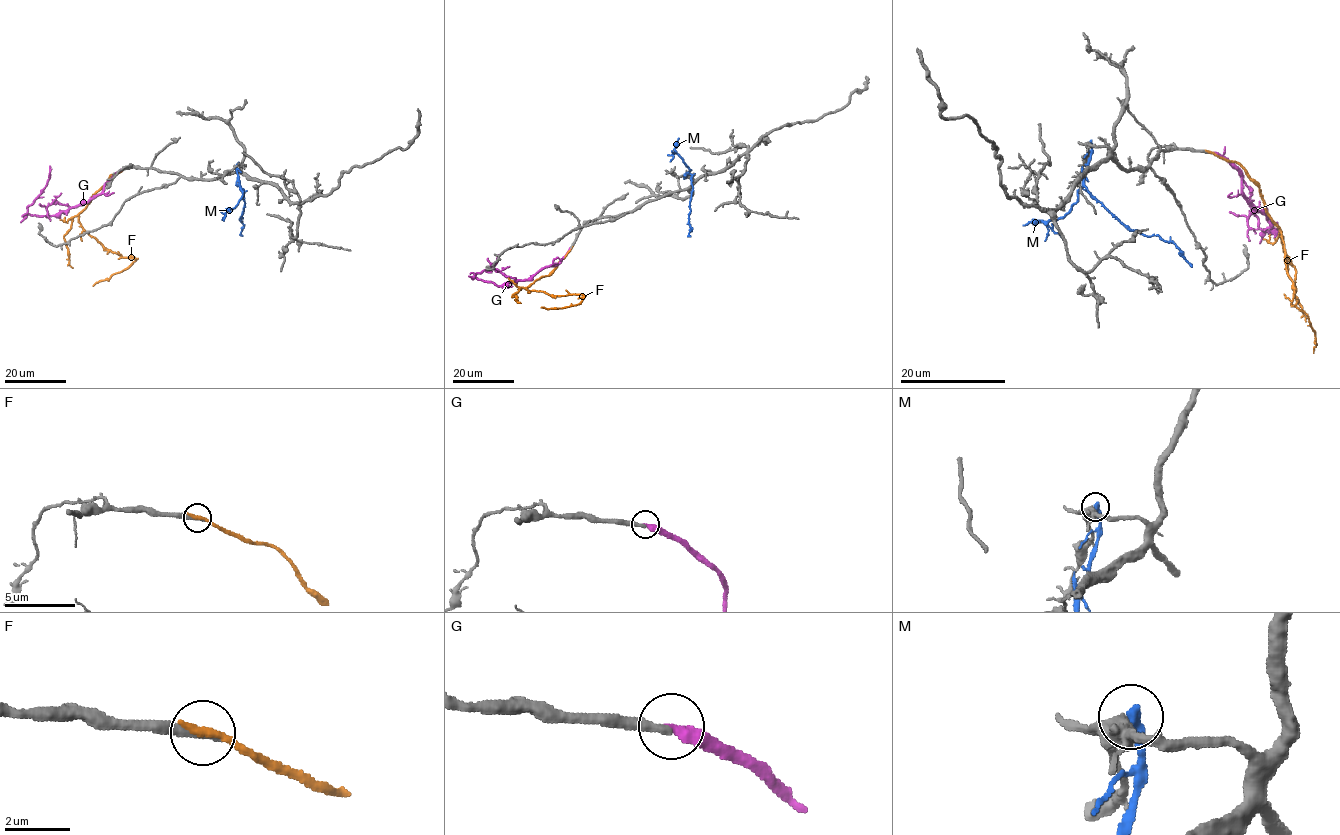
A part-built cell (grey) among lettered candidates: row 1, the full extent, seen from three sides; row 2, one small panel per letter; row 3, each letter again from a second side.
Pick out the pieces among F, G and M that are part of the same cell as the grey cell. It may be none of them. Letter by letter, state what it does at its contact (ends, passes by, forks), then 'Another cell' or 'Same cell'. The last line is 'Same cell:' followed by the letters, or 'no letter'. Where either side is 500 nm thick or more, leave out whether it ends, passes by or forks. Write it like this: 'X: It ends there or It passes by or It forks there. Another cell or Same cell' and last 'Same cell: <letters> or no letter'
F: It ends there. Another cell
G: It ends there. Same cell
M: It ends there. Another cell
Same cell: G

